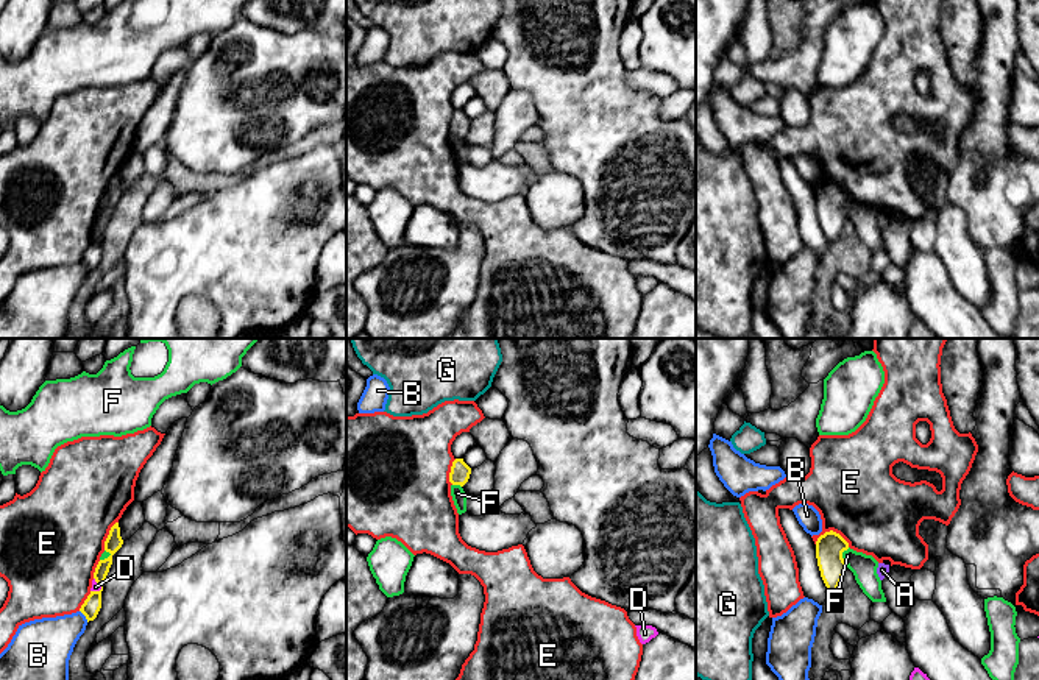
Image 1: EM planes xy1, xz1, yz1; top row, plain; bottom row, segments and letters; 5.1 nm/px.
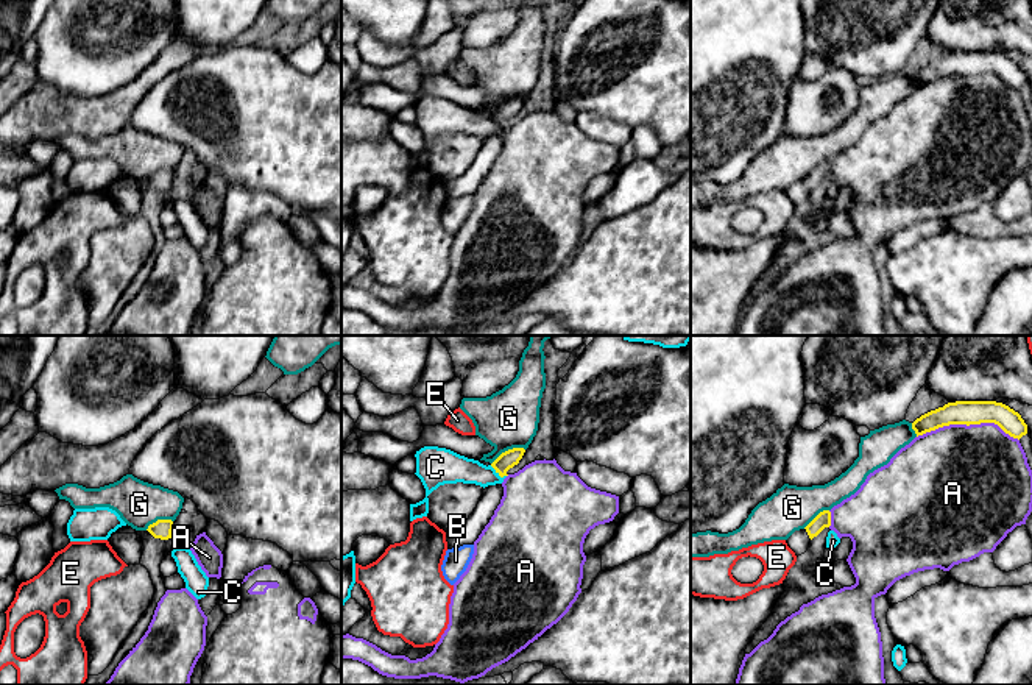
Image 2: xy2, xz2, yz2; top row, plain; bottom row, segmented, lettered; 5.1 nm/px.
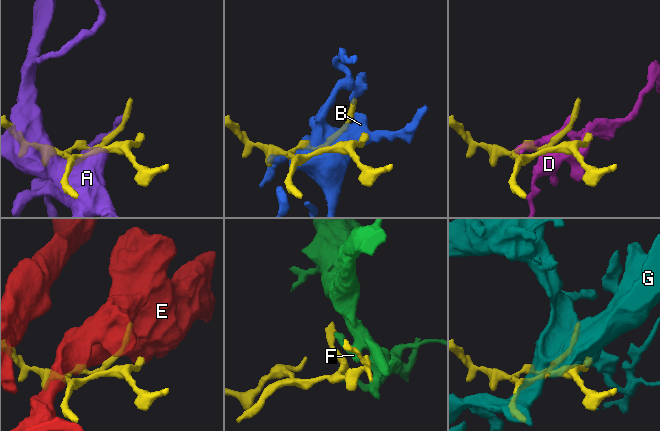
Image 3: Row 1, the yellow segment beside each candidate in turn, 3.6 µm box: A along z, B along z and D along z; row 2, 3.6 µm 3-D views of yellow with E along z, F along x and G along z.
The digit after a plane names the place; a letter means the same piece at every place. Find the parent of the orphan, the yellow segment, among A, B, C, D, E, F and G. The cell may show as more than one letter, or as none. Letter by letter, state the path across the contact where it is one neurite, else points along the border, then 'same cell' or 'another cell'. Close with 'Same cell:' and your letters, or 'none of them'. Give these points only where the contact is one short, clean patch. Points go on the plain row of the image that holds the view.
A: another cell
B: another cell
C: along xz2 (490, 116), (501, 127), (505, 127) | another cell
D: another cell
E: another cell
F: along yz1 (849, 198), (843, 203), (843, 211), (847, 217) | another cell
G: another cell
Same cell: none of them

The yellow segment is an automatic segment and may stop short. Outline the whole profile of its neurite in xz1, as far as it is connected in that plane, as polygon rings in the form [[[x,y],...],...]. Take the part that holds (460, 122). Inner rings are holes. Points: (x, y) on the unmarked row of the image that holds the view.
[[[456,109],[451,117],[449,133],[452,136],[463,137],[471,125],[471,119],[463,112],[463,109]]]

